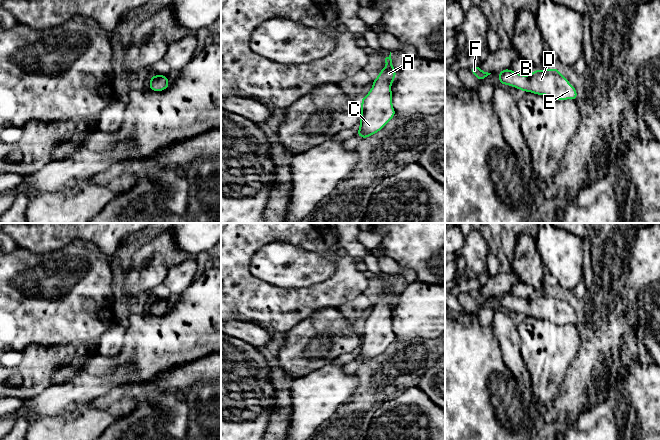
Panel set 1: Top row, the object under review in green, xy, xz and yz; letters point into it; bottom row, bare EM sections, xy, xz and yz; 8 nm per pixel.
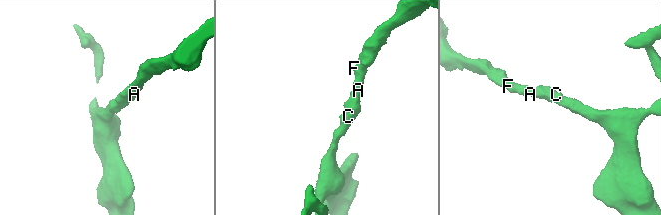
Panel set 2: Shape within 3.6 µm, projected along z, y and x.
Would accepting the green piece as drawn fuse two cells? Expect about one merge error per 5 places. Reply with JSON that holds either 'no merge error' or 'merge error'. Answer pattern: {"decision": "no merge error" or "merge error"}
{"decision": "no merge error"}

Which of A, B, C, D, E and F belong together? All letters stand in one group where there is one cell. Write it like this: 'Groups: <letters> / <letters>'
Groups: A B C D E F

